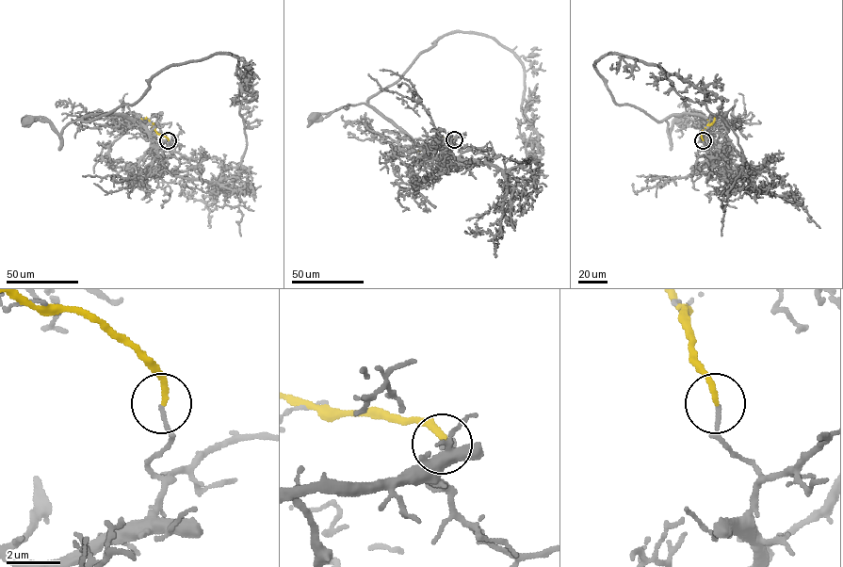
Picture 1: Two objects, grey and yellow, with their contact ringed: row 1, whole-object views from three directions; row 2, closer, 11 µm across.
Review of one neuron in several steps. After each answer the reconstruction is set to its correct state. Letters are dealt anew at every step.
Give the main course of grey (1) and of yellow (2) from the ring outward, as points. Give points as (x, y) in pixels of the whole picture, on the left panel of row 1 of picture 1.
1: (168, 140), (159, 149), (144, 128), (121, 115), (90, 114), (70, 121), (59, 135), (41, 117), (25, 121)
2: (168, 140), (157, 133), (147, 119), (132, 121)

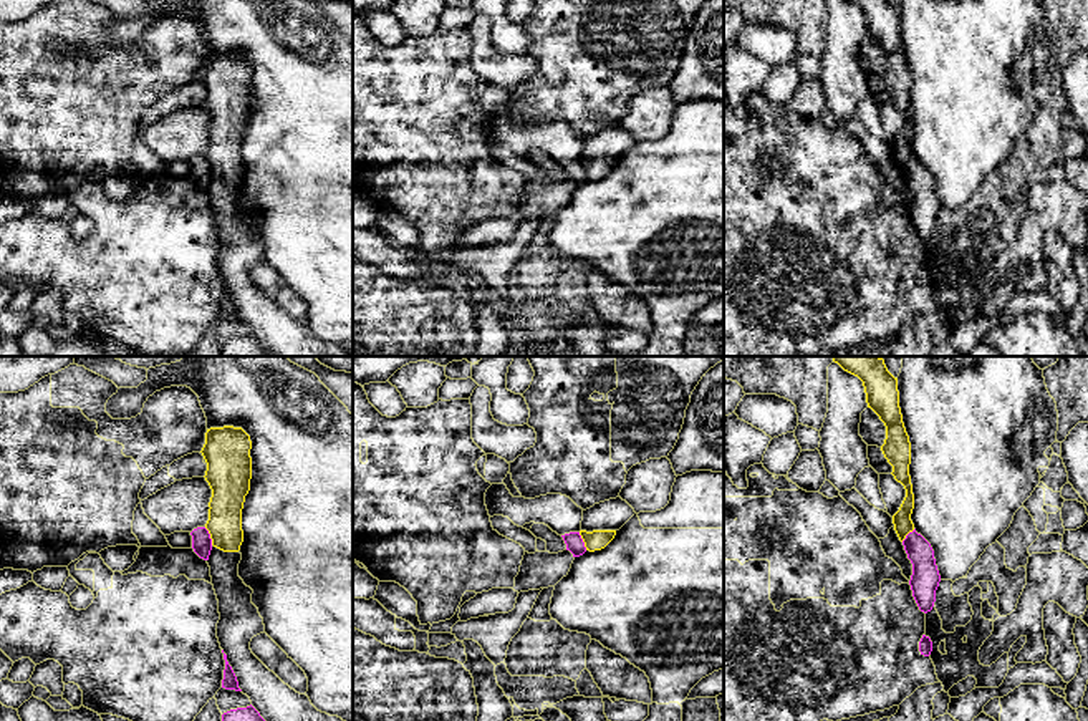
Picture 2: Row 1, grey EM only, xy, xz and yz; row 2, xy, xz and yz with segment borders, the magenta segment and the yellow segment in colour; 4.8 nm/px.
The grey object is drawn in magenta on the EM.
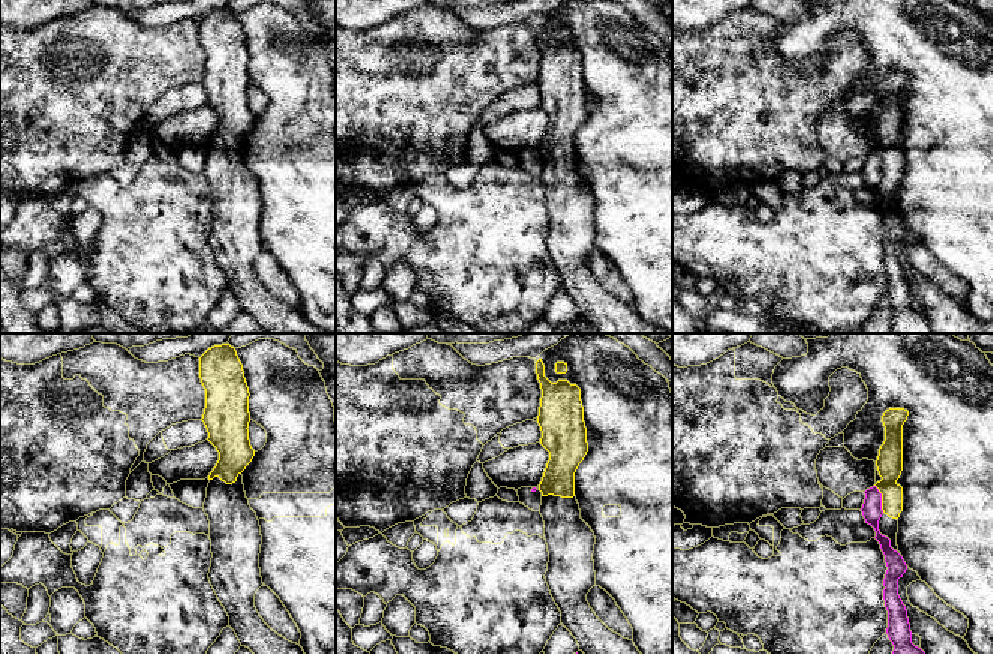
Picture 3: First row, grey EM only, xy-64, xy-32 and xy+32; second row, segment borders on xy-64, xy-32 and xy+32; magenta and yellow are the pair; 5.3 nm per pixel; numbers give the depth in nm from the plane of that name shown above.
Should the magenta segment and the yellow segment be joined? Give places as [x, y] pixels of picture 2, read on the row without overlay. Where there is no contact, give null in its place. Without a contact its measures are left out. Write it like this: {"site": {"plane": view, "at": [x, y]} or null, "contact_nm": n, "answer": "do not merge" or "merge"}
{"site": {"plane": "xy", "at": [209, 164]}, "contact_nm": 100, "answer": "do not merge"}

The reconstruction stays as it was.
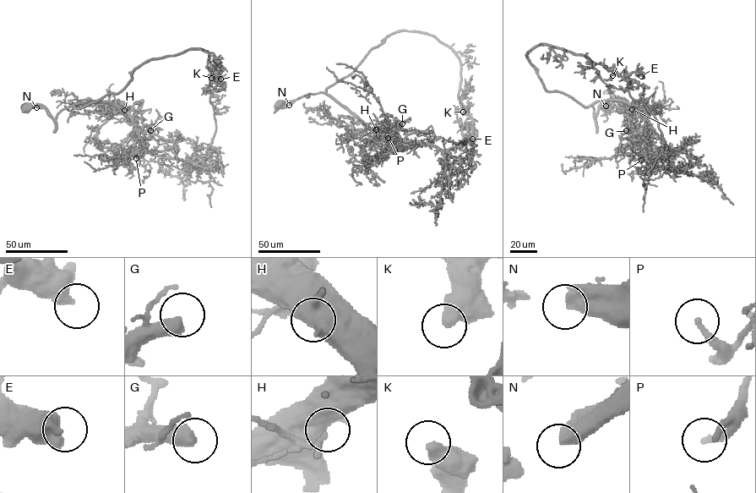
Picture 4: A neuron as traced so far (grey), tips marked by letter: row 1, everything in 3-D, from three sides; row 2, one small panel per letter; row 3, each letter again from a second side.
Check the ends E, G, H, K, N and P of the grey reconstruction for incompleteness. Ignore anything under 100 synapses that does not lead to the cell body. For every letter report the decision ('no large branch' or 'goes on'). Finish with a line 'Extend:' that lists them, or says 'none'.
E: no large branch
G: goes on
H: no large branch
K: no large branch
N: no large branch
P: no large branch
Extend: G

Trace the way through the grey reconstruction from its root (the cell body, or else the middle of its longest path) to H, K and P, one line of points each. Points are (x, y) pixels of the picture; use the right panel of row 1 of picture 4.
H: (606, 106), (601, 102), (595, 119), (592, 106), (599, 101), (623, 101), (632, 109)
K: (606, 106), (595, 119), (592, 104), (548, 91), (527, 55), (552, 45), (612, 75)
P: (606, 106), (601, 102), (595, 119), (596, 101), (623, 101), (632, 106), (628, 126), (641, 160)

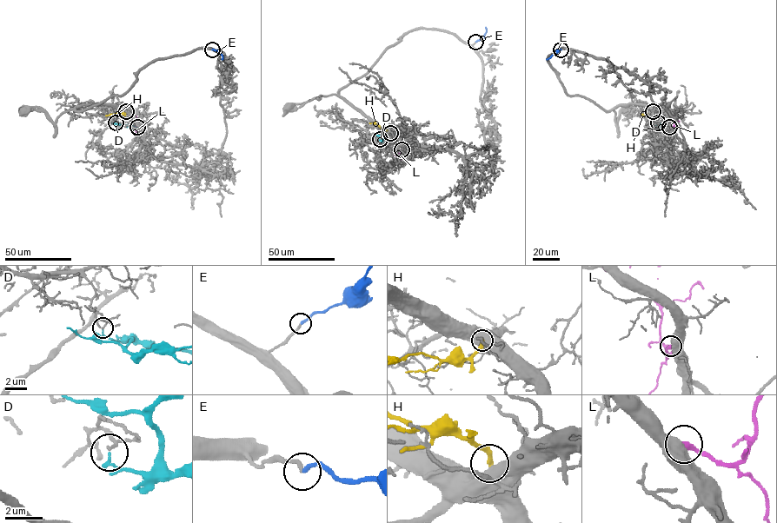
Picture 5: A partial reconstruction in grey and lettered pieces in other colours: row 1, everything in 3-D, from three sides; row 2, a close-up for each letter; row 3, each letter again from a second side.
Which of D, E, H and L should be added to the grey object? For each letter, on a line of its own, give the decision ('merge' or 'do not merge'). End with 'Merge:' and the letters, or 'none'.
D: do not merge
E: merge
H: do not merge
L: do not merge
Merge: E

